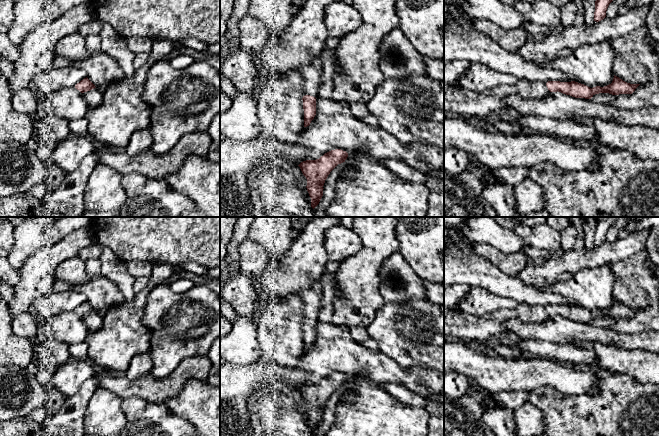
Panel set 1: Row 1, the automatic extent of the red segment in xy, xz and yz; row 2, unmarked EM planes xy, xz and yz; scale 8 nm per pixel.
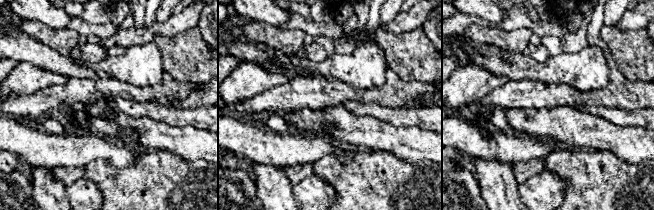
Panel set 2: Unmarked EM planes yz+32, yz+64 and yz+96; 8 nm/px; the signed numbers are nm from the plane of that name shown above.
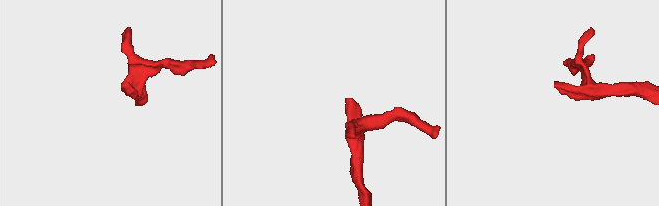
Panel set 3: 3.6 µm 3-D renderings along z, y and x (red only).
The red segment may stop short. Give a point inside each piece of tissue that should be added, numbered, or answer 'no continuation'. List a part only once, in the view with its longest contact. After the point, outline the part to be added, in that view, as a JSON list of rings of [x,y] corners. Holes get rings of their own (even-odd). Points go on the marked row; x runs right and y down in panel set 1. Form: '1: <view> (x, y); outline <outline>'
1: xy (93, 98); outline [[[94,88],[90,91],[82,93],[83,98],[85,99],[88,107],[95,107],[101,104],[103,91]]]

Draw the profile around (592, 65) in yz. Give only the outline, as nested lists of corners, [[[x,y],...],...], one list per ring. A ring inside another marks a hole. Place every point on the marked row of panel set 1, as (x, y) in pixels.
[[[607,41],[583,44],[565,57],[556,57],[546,66],[590,88],[604,87],[614,78],[615,54]]]

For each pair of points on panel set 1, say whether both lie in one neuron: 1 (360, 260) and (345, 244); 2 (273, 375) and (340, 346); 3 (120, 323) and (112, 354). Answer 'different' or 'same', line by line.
1: different
2: same
3: same

